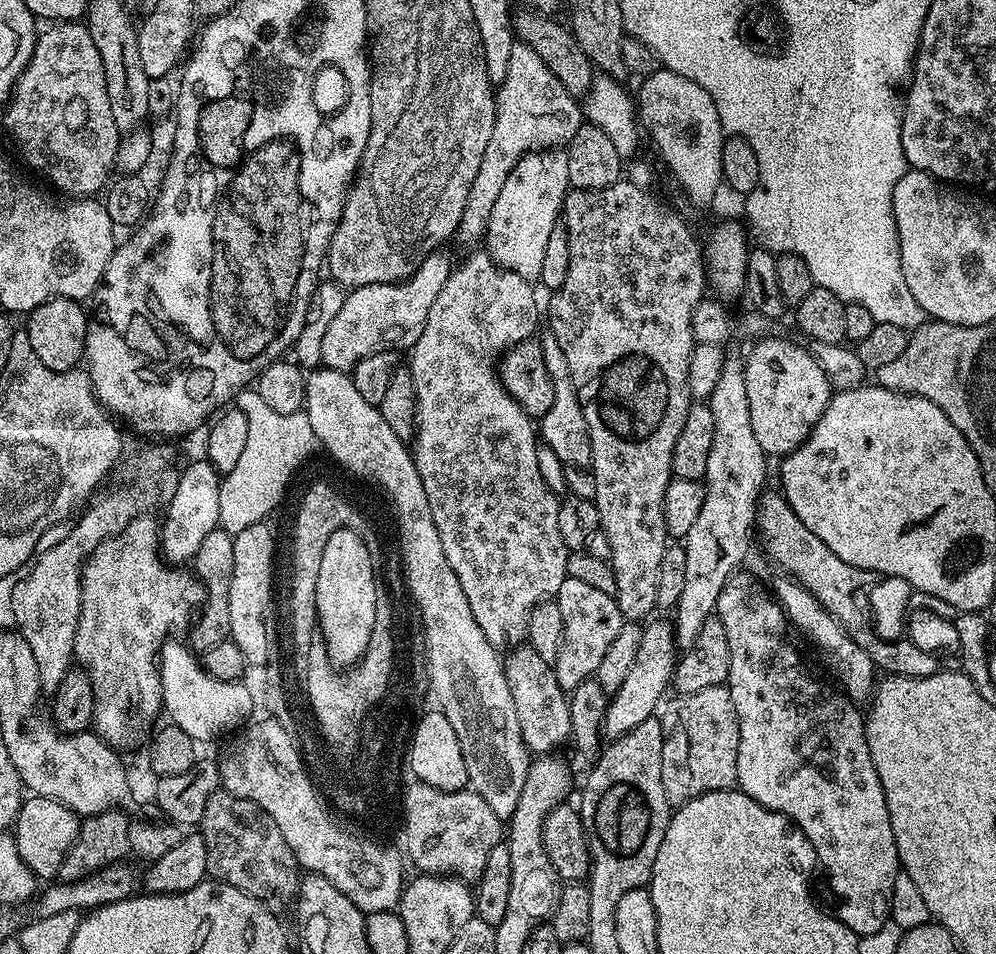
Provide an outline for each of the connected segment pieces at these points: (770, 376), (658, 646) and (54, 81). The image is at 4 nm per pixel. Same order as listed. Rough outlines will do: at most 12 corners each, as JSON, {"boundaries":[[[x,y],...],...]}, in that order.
{"boundaries":[[[780,336],[744,360],[750,426],[769,457],[801,448],[834,395]],[[671,623],[643,625],[638,658],[611,693],[603,731],[657,715],[678,652]],[[56,22],[3,109],[25,162],[105,191],[122,139],[102,54]]]}

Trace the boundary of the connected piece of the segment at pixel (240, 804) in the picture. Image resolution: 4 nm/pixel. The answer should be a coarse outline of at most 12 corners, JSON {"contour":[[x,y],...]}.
{"contour":[[217,790],[208,876],[280,914],[302,879],[278,822]]}

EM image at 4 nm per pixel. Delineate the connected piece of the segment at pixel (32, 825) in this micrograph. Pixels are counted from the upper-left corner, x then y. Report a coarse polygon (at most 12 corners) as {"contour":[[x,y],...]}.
{"contour":[[50,797],[21,803],[14,839],[41,881],[59,873],[81,817]]}

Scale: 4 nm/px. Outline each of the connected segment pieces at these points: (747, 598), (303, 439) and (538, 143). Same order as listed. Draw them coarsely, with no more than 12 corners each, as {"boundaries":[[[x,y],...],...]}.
{"boundaries":[[[745,570],[718,594],[739,791],[814,846],[857,937],[896,855],[866,723]],[[236,395],[248,437],[220,481],[219,527],[261,523],[317,447],[303,411]],[[530,46],[510,50],[458,240],[488,235],[516,163],[567,146],[582,108]]]}

